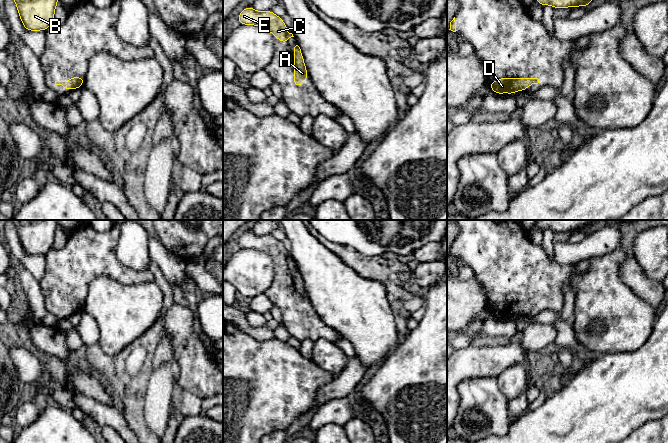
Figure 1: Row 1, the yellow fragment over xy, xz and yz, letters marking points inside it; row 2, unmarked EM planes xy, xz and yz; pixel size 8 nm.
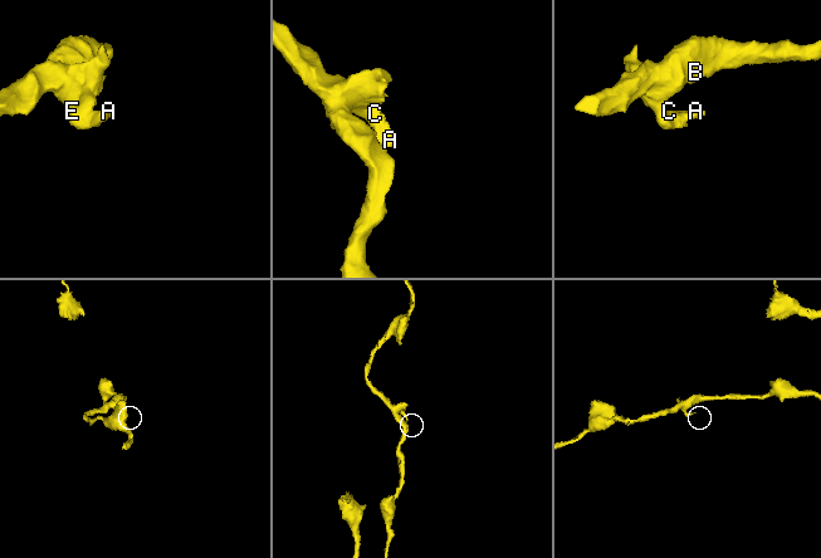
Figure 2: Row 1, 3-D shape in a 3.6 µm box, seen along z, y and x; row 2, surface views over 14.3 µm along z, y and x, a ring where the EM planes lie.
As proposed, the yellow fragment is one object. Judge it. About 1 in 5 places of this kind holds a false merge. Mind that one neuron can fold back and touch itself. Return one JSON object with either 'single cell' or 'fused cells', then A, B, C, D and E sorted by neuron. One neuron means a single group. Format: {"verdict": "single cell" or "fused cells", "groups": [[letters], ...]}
{"verdict": "single cell", "groups": [["A", "B", "C", "D", "E"]]}

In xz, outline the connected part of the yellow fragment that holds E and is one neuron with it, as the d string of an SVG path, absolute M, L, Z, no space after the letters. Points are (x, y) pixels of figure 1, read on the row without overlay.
M252 230L243 233L238 239L239 248L255 249L269 254L273 261L277 261L285 268L291 261L292 257L287 257L288 250L283 246L282 242L272 235L256 235Z

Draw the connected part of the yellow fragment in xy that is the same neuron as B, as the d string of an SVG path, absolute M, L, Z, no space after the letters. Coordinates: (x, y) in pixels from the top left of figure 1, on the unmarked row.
M11 220L26 254L46 255L55 240L57 220Z

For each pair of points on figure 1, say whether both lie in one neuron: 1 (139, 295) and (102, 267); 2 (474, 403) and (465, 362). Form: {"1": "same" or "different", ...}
{"1": "different", "2": "different"}

